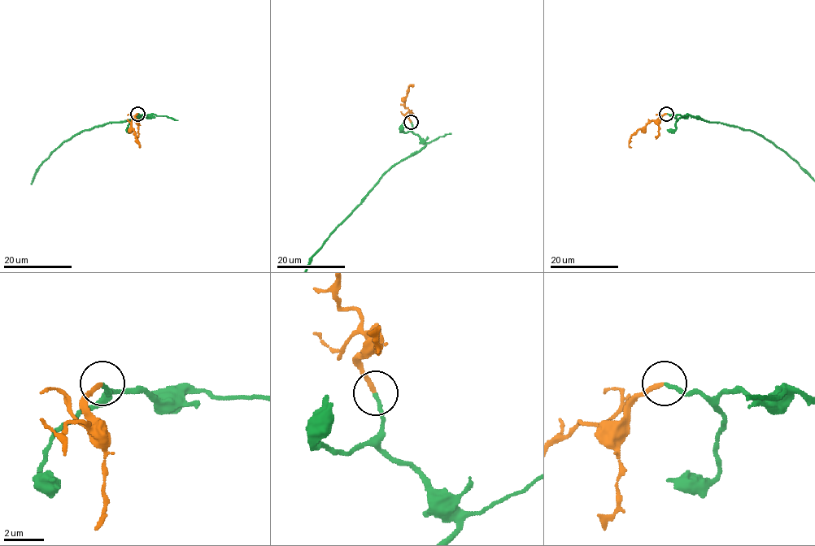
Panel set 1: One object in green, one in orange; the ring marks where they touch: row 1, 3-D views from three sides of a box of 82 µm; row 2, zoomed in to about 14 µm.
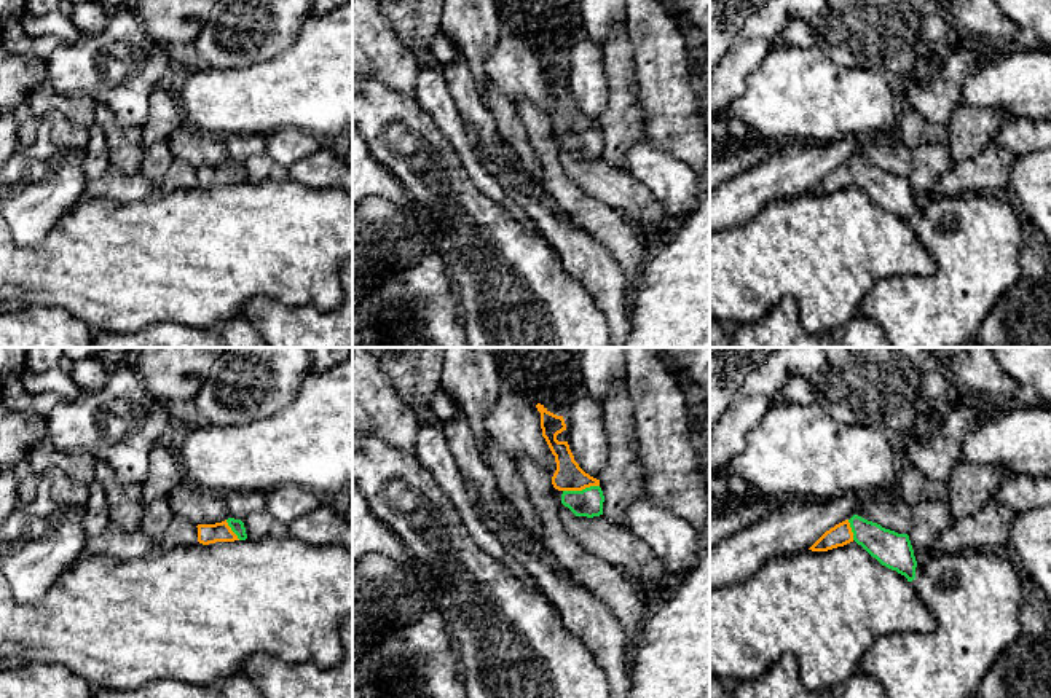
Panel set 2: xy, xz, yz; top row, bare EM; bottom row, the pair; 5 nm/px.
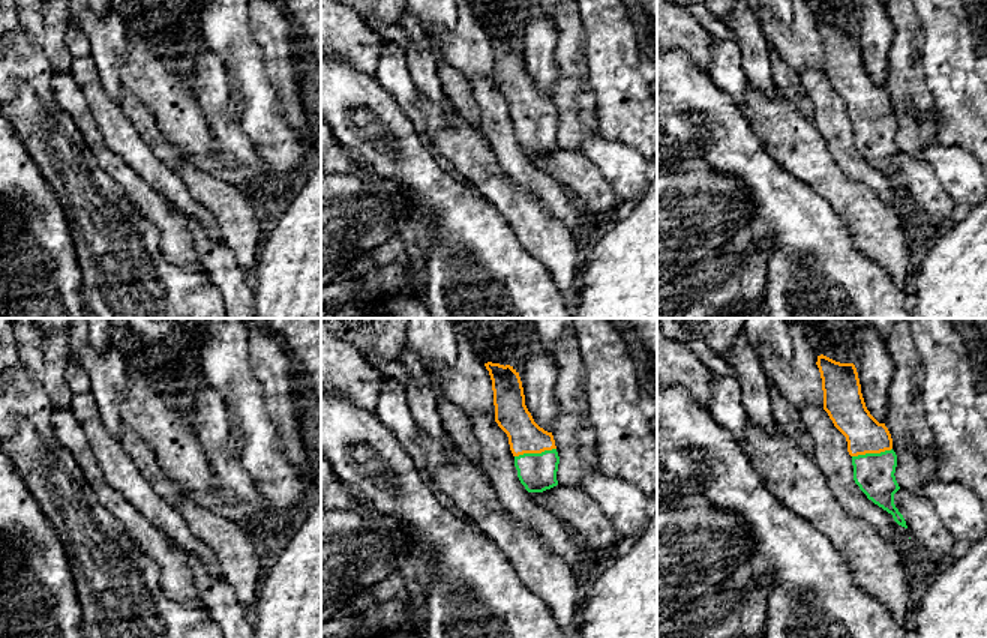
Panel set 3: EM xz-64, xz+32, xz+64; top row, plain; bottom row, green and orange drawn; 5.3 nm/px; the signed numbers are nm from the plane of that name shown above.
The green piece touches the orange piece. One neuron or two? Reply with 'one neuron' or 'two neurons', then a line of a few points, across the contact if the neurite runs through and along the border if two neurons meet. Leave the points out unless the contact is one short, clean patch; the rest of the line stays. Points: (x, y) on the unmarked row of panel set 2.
one neuron | xz (589, 145), (582, 133), (568, 120)

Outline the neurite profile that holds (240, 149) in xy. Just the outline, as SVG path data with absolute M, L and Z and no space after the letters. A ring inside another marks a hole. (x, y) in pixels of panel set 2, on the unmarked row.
M228 135L225 137L228 161L244 164L250 156L266 151L266 137L263 135Z

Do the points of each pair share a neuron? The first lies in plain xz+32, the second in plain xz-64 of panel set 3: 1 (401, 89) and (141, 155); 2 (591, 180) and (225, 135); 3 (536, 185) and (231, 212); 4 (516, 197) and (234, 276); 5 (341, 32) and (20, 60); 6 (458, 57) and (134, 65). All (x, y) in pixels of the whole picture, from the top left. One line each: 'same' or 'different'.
1: different
2: different
3: same
4: same
5: same
6: same

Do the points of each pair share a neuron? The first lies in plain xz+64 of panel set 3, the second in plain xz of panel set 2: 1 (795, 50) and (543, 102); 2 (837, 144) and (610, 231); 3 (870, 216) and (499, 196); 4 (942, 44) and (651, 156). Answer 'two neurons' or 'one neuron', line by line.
1: one neuron
2: one neuron
3: two neurons
4: two neurons

